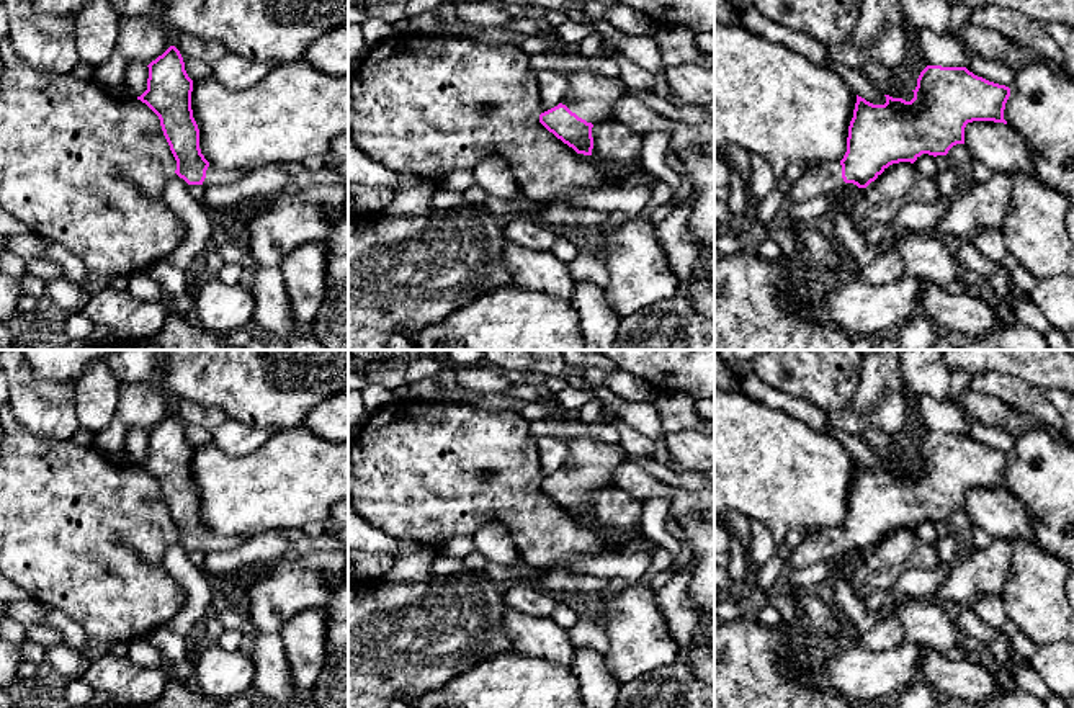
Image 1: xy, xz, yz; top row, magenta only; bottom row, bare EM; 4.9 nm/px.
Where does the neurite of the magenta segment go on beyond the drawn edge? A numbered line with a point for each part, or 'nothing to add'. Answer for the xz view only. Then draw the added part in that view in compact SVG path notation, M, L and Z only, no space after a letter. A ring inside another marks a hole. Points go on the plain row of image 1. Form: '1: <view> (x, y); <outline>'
1: xz (590, 461); M562 438L567 456L562 464L572 479L587 489L608 486L611 471L624 461L621 445L611 445L598 438Z

